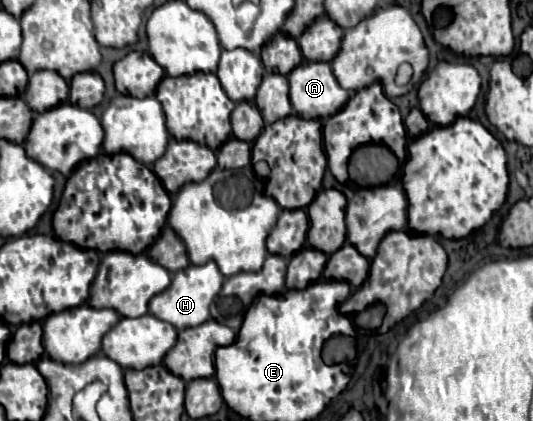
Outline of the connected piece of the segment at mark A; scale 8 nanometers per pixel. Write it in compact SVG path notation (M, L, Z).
M302 62L302 66L294 70L294 74L288 74L288 82L290 82L290 102L300 118L326 120L336 112L340 112L350 98L348 90L342 90L342 86L338 86L338 80L334 78L334 72L328 62Z

